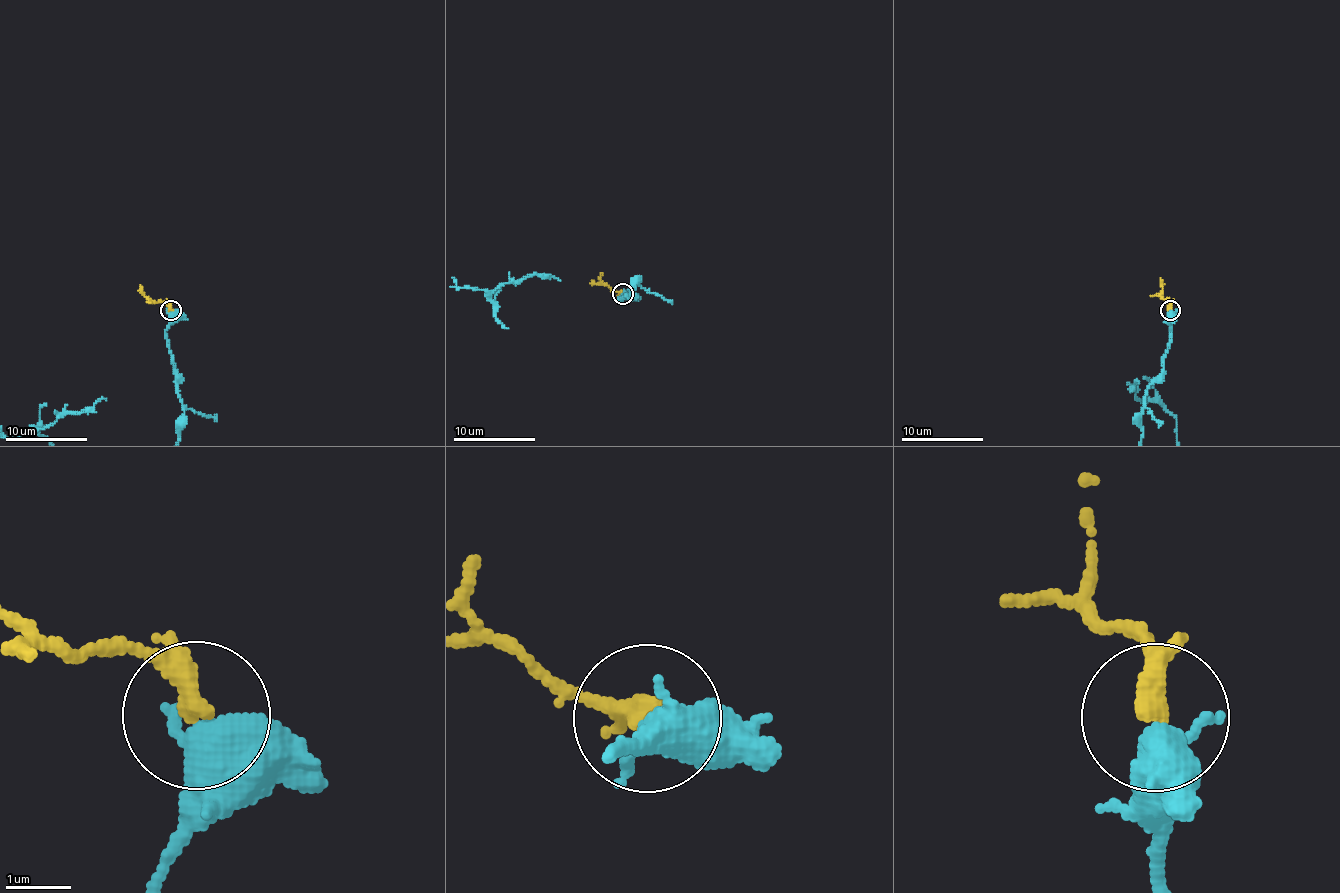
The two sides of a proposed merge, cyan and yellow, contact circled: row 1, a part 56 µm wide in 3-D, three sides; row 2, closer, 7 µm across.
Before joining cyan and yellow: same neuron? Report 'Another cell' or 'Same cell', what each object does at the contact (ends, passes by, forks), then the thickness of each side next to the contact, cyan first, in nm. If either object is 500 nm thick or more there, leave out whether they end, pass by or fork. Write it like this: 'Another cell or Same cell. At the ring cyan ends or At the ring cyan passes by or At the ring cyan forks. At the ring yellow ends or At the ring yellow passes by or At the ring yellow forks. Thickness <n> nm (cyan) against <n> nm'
Same cell. At the ring cyan passes by. At the ring yellow passes by. Thickness 480 nm (cyan) against 240 nm

